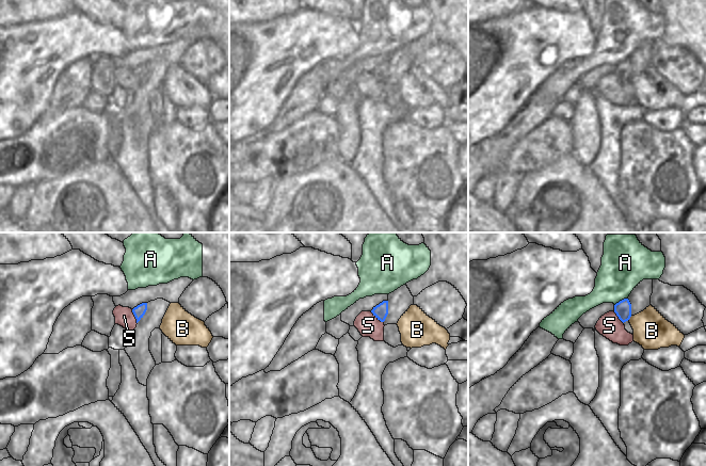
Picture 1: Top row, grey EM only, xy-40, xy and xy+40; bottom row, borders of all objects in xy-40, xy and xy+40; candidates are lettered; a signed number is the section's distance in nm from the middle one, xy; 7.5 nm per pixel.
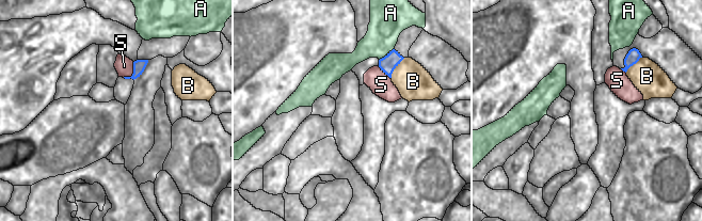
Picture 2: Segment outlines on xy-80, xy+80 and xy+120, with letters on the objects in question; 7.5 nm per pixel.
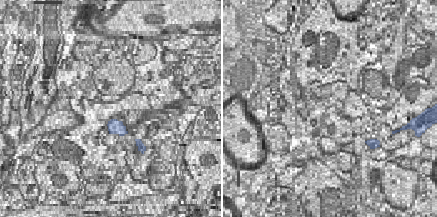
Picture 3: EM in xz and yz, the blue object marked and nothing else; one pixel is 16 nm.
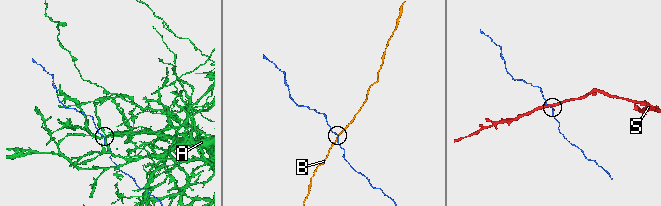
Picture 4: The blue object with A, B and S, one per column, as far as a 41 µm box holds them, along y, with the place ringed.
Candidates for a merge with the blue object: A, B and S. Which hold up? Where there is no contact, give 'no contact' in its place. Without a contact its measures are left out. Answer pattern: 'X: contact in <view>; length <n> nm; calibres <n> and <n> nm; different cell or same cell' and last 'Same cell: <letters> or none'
A: contact in xy+40; length 110 nm; calibres 130 and 320 nm; different cell
B: contact in xy+40; length 50 nm; calibres 130 and 280 nm; different cell
S: contact in xy; length 130 nm; calibres 110 and 170 nm; different cell
Same cell: none

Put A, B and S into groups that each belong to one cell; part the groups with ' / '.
A / B / S

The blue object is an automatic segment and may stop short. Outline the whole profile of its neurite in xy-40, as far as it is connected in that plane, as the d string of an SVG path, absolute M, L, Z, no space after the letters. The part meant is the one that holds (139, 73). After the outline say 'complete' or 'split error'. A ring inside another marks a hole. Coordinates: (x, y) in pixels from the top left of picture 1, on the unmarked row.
M142 64L132 70L132 74L137 80L137 84L143 79L147 71L147 64Z | complete

